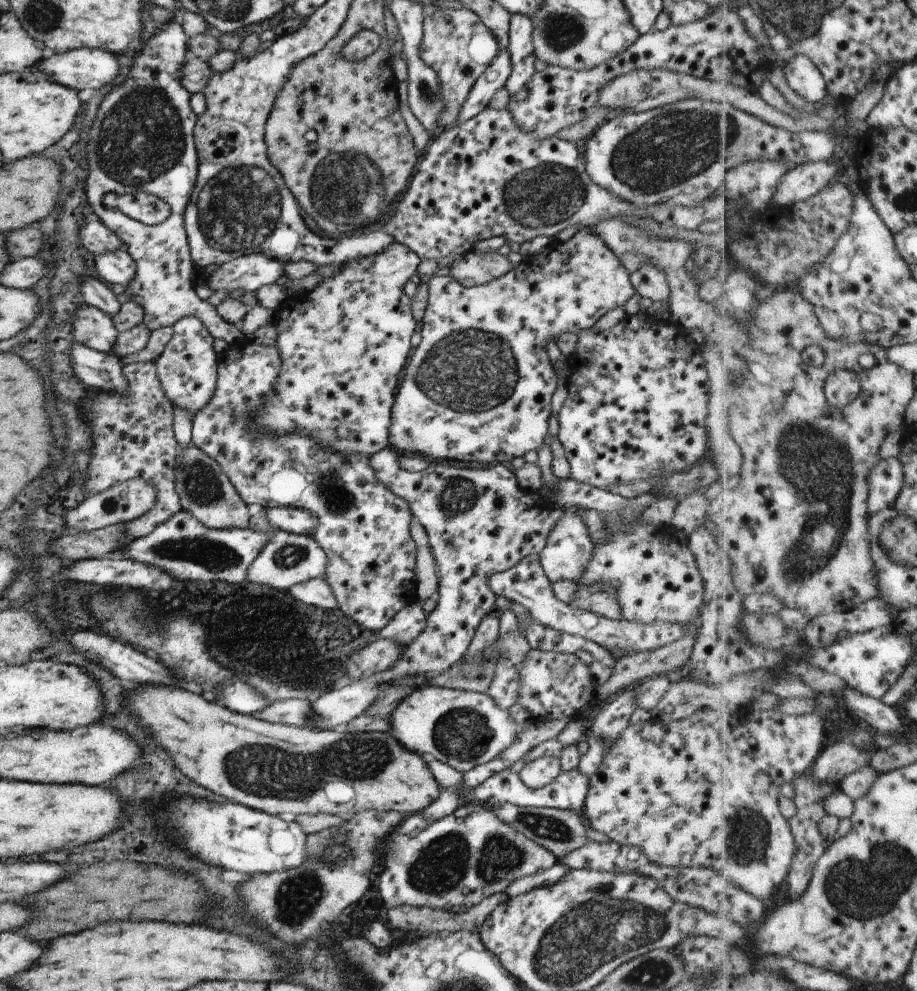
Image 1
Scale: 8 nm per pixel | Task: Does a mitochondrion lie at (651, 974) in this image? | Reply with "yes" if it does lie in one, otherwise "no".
yes

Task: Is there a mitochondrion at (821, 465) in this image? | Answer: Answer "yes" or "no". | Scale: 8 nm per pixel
yes

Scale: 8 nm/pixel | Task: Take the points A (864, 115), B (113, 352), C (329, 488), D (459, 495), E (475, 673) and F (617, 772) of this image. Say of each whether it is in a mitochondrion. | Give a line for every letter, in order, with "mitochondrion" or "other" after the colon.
A: other
B: other
C: mitochondrion
D: mitochondrion
E: mitochondrion
F: other

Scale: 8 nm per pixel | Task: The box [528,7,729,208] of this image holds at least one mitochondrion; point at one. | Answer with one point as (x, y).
(560, 32)

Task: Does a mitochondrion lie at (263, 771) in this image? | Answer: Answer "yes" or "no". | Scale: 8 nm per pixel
yes

